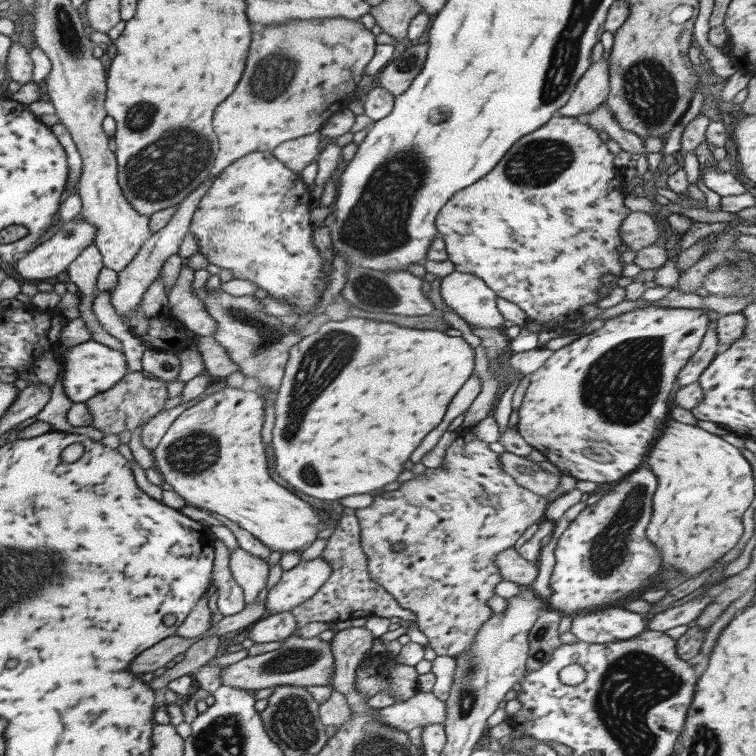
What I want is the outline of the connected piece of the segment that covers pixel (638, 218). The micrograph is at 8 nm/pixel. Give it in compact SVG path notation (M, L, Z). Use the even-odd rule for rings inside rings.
M630 212L620 225L621 244L637 251L652 246L660 238L658 224L647 212Z

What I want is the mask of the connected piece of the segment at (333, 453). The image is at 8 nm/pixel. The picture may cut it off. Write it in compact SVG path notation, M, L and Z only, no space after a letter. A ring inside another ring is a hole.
M350 317L341 321L328 321L322 328L312 334L302 338L298 344L292 346L290 358L286 364L284 378L278 388L278 398L276 398L275 425L273 426L272 450L276 456L276 470L278 474L298 488L300 492L320 498L320 500L337 500L345 496L357 494L368 494L372 490L378 490L390 482L396 480L396 476L404 470L404 462L410 458L414 448L422 442L422 438L440 424L440 418L444 416L450 400L454 394L462 388L472 376L475 365L475 351L470 344L462 337L447 336L446 333L436 330L412 330L412 328L400 328L396 324L388 322L376 322L376 320L366 320L366 317ZM312 470L318 478L318 484L312 484Z

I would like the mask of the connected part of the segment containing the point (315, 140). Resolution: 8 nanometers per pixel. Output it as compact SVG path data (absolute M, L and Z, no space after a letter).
M320 132L294 140L287 140L273 148L271 153L288 168L300 174L310 162L318 160L320 155Z

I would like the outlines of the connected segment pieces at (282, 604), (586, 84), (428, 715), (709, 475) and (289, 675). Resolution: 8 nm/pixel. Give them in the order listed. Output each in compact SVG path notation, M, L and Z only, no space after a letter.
M320 556L314 560L300 561L294 568L284 571L266 596L267 615L292 611L312 598L332 569L330 563Z
M609 50L602 59L588 67L576 83L568 102L554 116L583 117L605 102L610 92L608 55Z
M433 691L416 693L410 700L376 710L383 724L409 732L430 723L445 724L445 702L438 700Z
M672 418L668 421L668 425L663 427L663 431L657 437L650 452L647 454L645 465L648 466L657 478L657 489L653 494L653 513L645 530L646 538L661 552L661 562L665 564L664 568L678 570L679 574L684 576L686 580L690 580L690 578L698 576L703 570L708 570L711 566L715 566L715 562L721 559L726 552L730 552L738 544L738 540L742 538L742 533L744 532L742 515L746 512L748 506L752 504L752 500L754 500L755 478L753 477L753 471L748 460L746 460L740 451L741 449L724 441L721 436L711 434L697 425L684 424Z
M296 631L283 641L280 648L255 657L248 655L244 659L224 667L219 679L224 686L253 691L272 688L279 684L294 684L302 687L324 686L332 682L333 670L334 655L331 641L322 641L318 637L302 638Z

